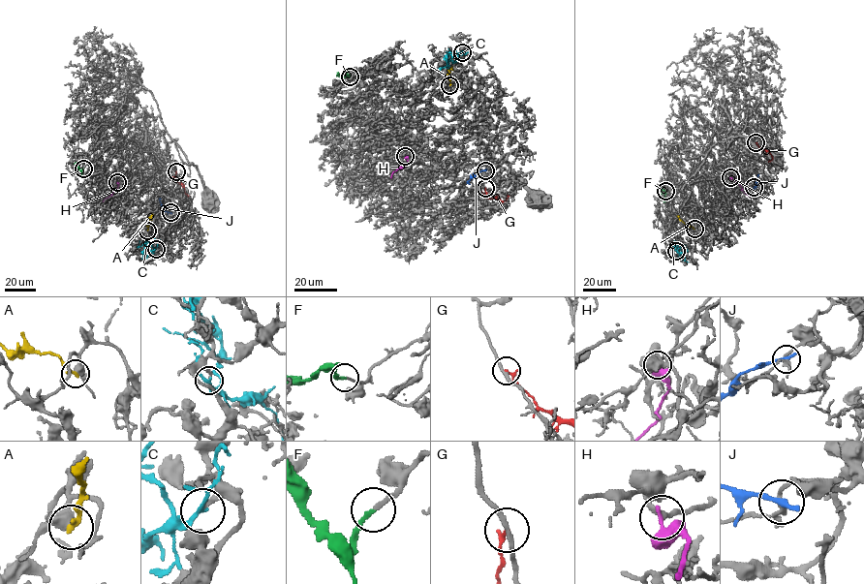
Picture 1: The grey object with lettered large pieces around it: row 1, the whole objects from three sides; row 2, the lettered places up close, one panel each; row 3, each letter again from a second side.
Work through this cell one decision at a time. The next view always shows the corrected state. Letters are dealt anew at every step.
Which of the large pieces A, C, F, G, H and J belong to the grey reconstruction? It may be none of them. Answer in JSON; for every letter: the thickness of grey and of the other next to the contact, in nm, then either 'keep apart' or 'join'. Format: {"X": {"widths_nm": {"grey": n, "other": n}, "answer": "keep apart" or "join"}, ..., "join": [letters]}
{"A": {"widths_nm": {"grey": 400, "other": 220}, "answer": "keep apart"}, "C": {"widths_nm": {"grey": 200, "other": 180}, "answer": "keep apart"}, "F": {"widths_nm": {"grey": 150, "other": 170}, "answer": "join"}, "G": {"widths_nm": {"grey": 200, "other": 200}, "answer": "keep apart"}, "H": {"widths_nm": {"grey": 240, "other": 400}, "answer": "keep apart"}, "J": {"widths_nm": {"grey": 150, "other": 300}, "answer": "keep apart"}, "join": ["F"]}

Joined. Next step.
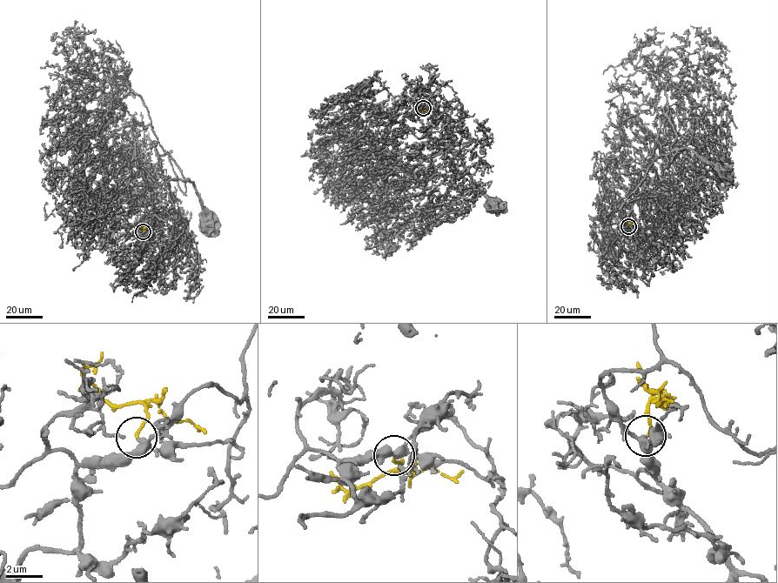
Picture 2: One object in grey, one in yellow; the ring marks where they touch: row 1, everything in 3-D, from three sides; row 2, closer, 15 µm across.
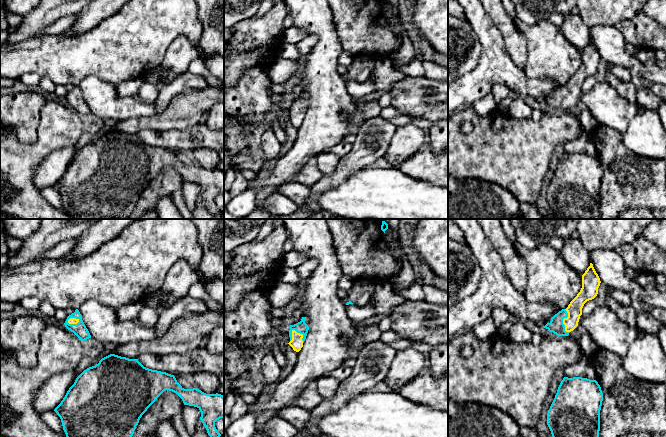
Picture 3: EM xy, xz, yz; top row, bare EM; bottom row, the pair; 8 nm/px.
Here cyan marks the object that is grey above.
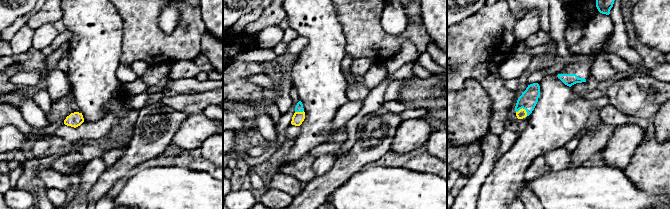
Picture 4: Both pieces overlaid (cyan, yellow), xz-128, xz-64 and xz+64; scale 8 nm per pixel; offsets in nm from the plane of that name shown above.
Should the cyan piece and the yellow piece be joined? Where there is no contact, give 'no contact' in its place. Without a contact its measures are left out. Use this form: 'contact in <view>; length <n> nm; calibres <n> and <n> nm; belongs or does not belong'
contact in xz; length 140 nm; calibres 100 and 100 nm; belongs

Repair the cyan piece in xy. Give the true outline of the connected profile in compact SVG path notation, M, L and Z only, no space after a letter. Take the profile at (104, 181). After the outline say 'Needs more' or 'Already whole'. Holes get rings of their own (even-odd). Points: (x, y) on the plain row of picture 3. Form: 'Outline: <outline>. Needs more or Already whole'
Outline: M115 130L102 134L95 142L84 146L54 187L72 219L127 219L142 191L165 166L176 169L184 181L200 186L200 196L213 217L221 212L215 198L224 194L223 171L206 170L197 164L184 165L174 151L146 144L138 135Z. Already whole

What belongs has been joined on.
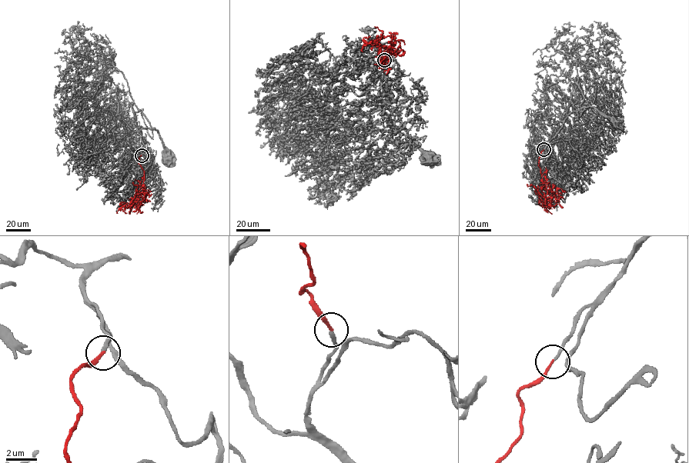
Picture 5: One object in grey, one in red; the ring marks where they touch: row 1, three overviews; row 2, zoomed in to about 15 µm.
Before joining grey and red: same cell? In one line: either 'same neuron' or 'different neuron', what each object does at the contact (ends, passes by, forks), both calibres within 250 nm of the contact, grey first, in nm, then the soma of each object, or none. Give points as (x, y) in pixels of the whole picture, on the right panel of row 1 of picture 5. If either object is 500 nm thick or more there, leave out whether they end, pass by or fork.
same neuron; grey ends; red ends; calibres 200 and 160 nm; soma grey (617, 123); soma red none

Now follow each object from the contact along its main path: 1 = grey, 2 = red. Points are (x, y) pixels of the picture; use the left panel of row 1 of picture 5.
1: (141, 155), (139, 149), (144, 145), (138, 131), (147, 128), (158, 131), (169, 155), (166, 156)
2: (141, 155), (138, 164), (144, 174), (143, 185), (138, 201), (131, 204), (138, 193), (137, 185), (132, 183)

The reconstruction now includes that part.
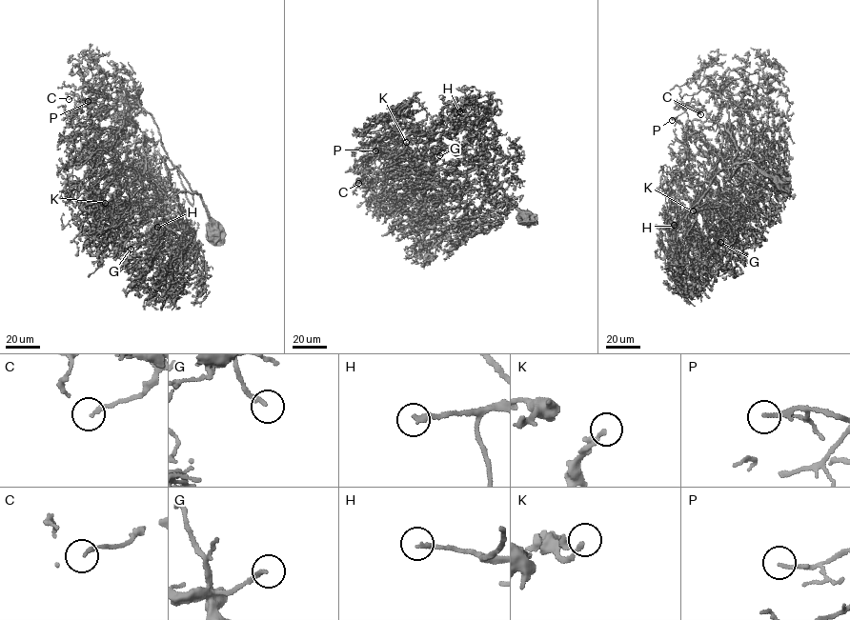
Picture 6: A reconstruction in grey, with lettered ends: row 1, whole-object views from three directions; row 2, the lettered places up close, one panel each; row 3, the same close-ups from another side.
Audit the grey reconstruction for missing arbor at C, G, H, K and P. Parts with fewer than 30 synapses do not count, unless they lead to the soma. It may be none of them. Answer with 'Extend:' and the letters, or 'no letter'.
Extend: H, P

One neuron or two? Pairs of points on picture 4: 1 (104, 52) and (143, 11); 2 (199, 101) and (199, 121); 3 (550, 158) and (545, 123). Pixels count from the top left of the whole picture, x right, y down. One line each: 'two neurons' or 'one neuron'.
1: two neurons
2: two neurons
3: two neurons

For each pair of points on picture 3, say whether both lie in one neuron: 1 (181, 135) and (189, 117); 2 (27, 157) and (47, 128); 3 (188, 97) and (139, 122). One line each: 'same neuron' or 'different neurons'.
1: different neurons
2: same neuron
3: same neuron

